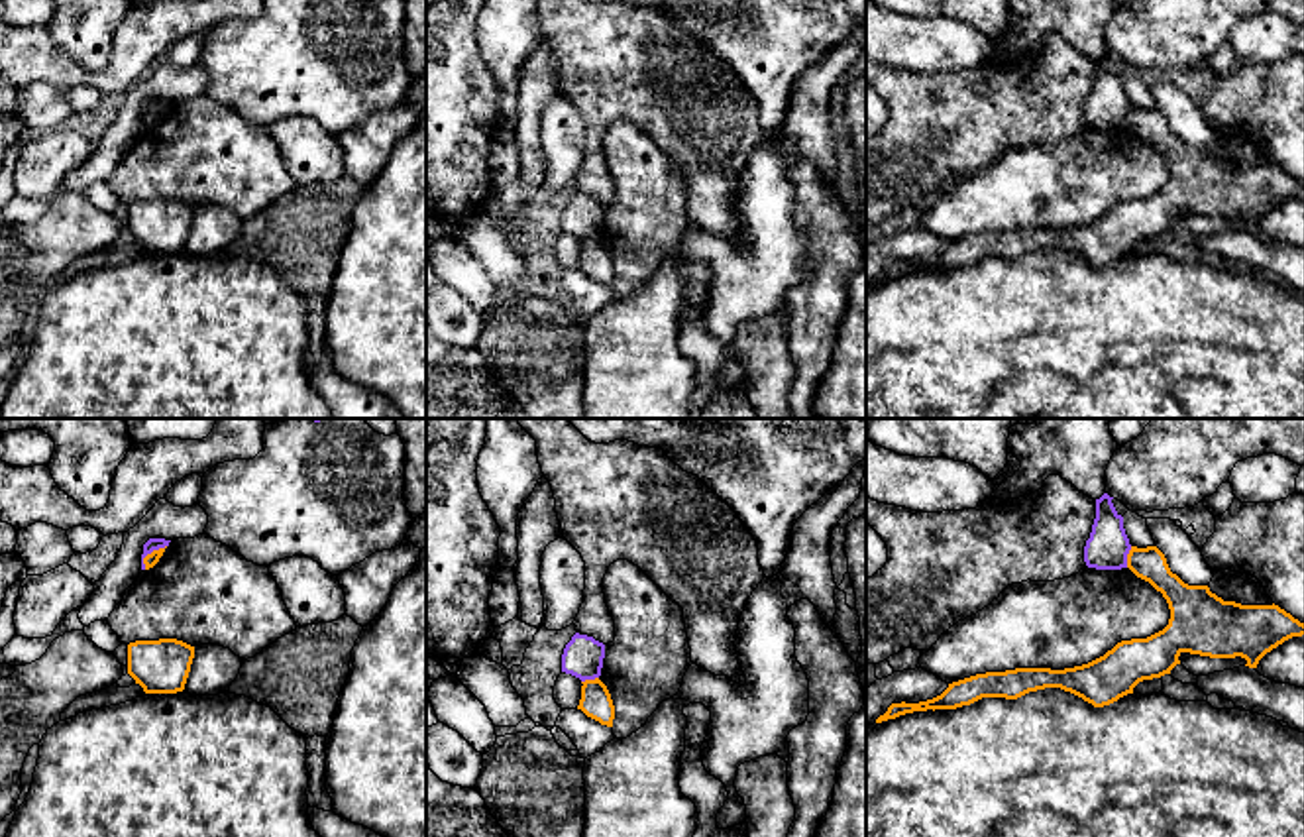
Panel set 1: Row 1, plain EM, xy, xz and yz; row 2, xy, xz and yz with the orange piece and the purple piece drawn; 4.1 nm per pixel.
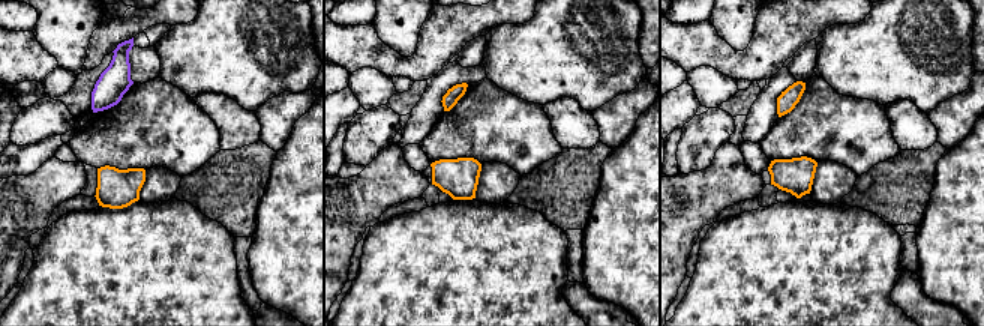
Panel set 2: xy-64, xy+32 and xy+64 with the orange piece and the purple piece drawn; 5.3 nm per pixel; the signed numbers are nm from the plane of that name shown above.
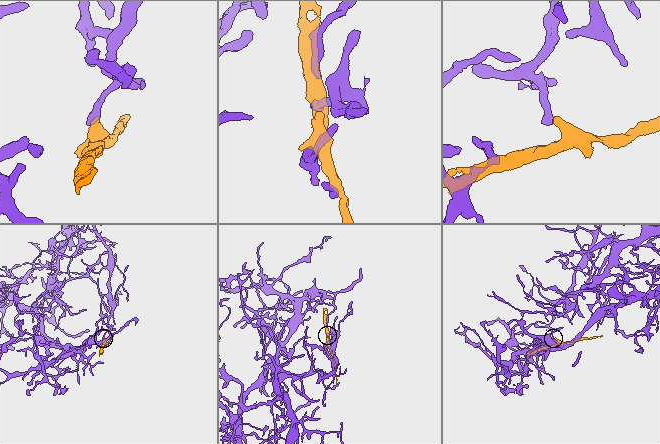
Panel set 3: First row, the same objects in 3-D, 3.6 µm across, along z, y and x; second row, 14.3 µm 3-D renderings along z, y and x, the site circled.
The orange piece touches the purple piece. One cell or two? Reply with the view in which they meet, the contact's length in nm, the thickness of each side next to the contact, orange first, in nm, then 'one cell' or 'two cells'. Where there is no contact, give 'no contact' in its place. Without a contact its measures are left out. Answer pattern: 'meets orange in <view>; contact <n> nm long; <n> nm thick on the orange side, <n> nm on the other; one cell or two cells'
meets orange in xy; contact 140 nm long; 60 nm thick on the orange side, 50 nm on the other; two cells

